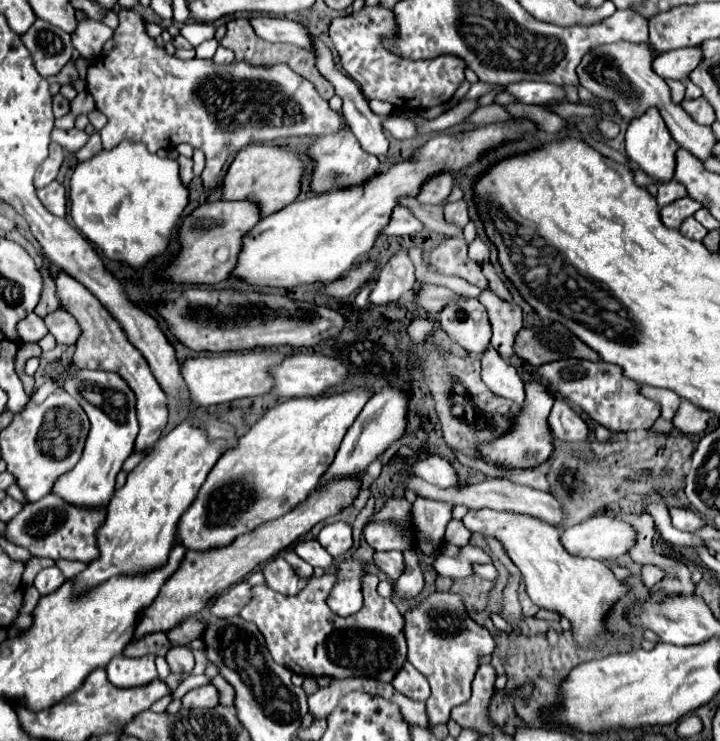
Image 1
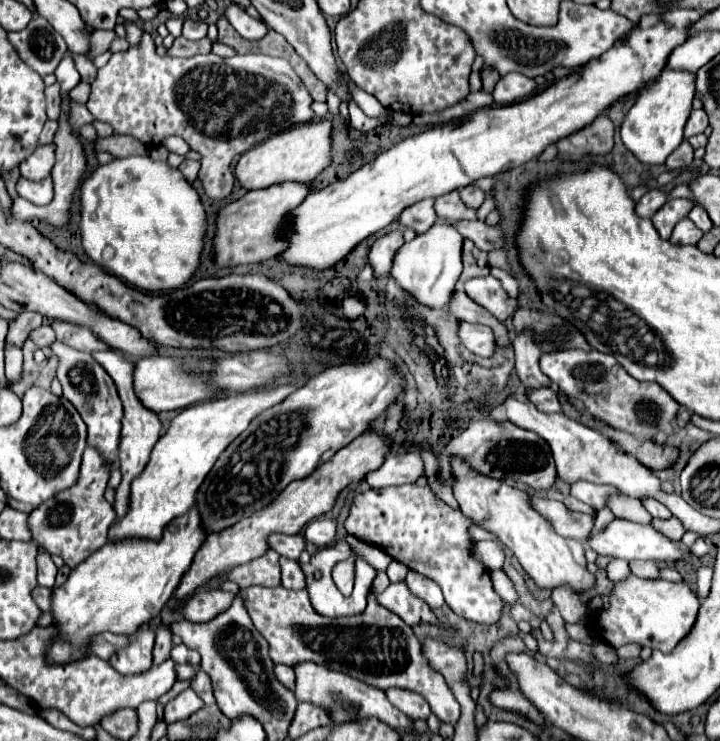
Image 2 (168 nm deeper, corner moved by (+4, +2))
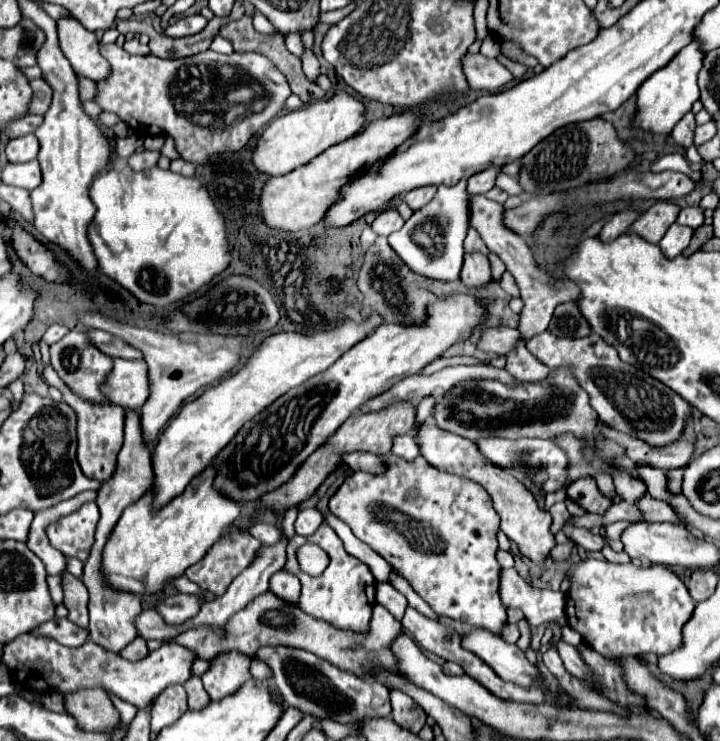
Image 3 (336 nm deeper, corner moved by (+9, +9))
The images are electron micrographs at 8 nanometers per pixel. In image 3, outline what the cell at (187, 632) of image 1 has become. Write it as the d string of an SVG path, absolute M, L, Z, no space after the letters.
M137 638L137 642L135 644L131 644L131 646L127 646L127 650L123 650L123 658L127 658L127 660L141 660L141 658L145 658L149 654L149 648L147 648L147 640L145 638Z

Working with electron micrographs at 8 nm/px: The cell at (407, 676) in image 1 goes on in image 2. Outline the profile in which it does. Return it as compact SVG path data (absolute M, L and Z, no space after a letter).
M388 689L386 691L386 697L388 701L398 709L402 711L408 719L412 721L426 721L428 715L430 715L430 707L428 703L424 701L424 697L412 693L412 691L404 691L404 689Z

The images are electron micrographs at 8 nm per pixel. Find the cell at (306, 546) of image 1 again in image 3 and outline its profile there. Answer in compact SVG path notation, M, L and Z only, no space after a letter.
M265 522L251 526L249 528L249 534L255 536L257 540L261 540L265 546L273 546L273 544L277 544L283 538L283 534L281 534L281 530L277 526L265 524Z

